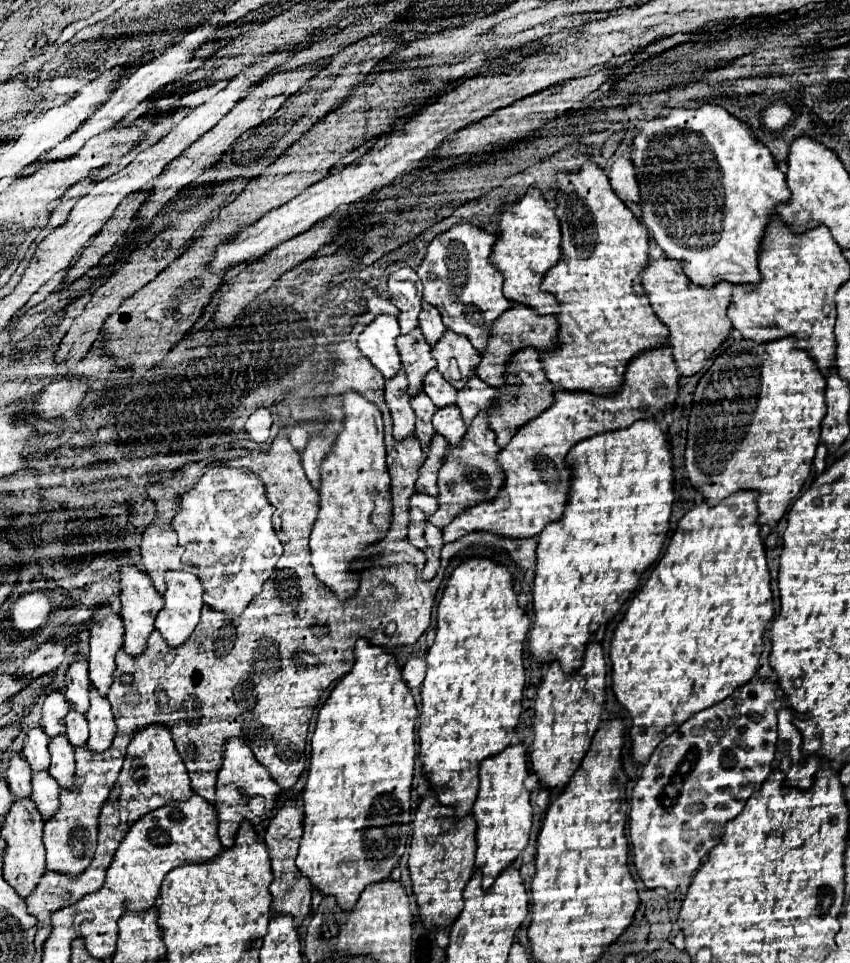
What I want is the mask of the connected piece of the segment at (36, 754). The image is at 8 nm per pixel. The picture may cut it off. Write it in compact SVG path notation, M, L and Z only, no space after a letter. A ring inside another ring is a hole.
M42 726L28 728L28 742L24 742L22 756L28 760L32 770L48 770L48 766L50 766L48 736Z

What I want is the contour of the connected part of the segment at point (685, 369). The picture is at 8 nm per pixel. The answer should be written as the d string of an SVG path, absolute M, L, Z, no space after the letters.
M650 258L646 268L642 270L644 292L656 312L656 316L668 326L670 336L668 342L672 346L674 360L678 364L680 374L692 376L696 374L712 352L728 338L732 322L726 316L726 308L732 296L732 284L718 282L714 288L702 288L690 282L684 276L684 264L670 258Z

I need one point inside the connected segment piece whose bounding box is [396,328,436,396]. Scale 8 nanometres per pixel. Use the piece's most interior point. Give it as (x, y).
(415, 354)

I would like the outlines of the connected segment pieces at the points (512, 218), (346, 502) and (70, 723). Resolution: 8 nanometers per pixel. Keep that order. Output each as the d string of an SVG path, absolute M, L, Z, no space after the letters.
M538 188L528 192L500 212L500 232L494 242L490 262L504 274L504 296L512 302L520 302L536 308L540 314L558 314L558 302L552 294L540 290L540 282L550 264L560 258L560 222L554 210L546 204Z
M348 390L340 394L342 398L342 410L344 410L344 420L342 420L342 430L336 434L332 450L326 454L320 466L320 502L318 502L318 516L312 528L310 536L310 558L312 558L312 568L318 580L322 580L340 600L352 596L358 588L358 574L352 572L350 562L362 556L362 550L378 542L386 536L386 530L390 526L390 476L386 468L386 450L384 450L384 426L382 426L382 414L380 410L364 400L358 392Z
M68 710L66 714L66 736L72 746L84 744L88 740L88 722L86 716L74 710Z

